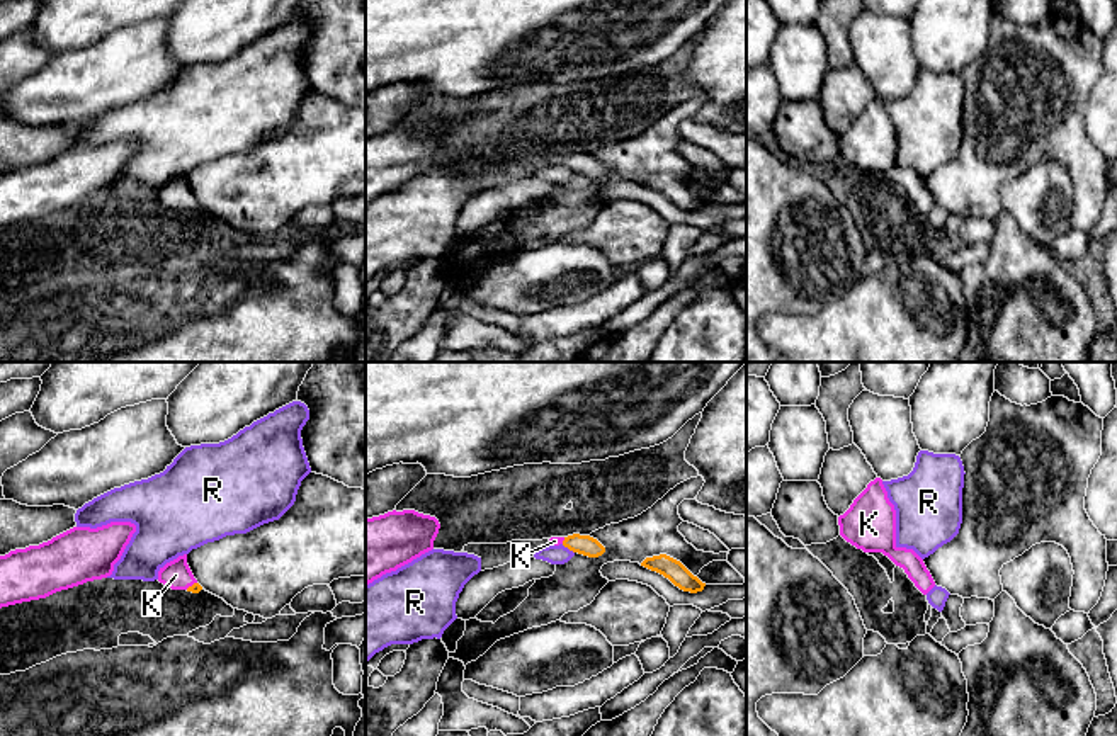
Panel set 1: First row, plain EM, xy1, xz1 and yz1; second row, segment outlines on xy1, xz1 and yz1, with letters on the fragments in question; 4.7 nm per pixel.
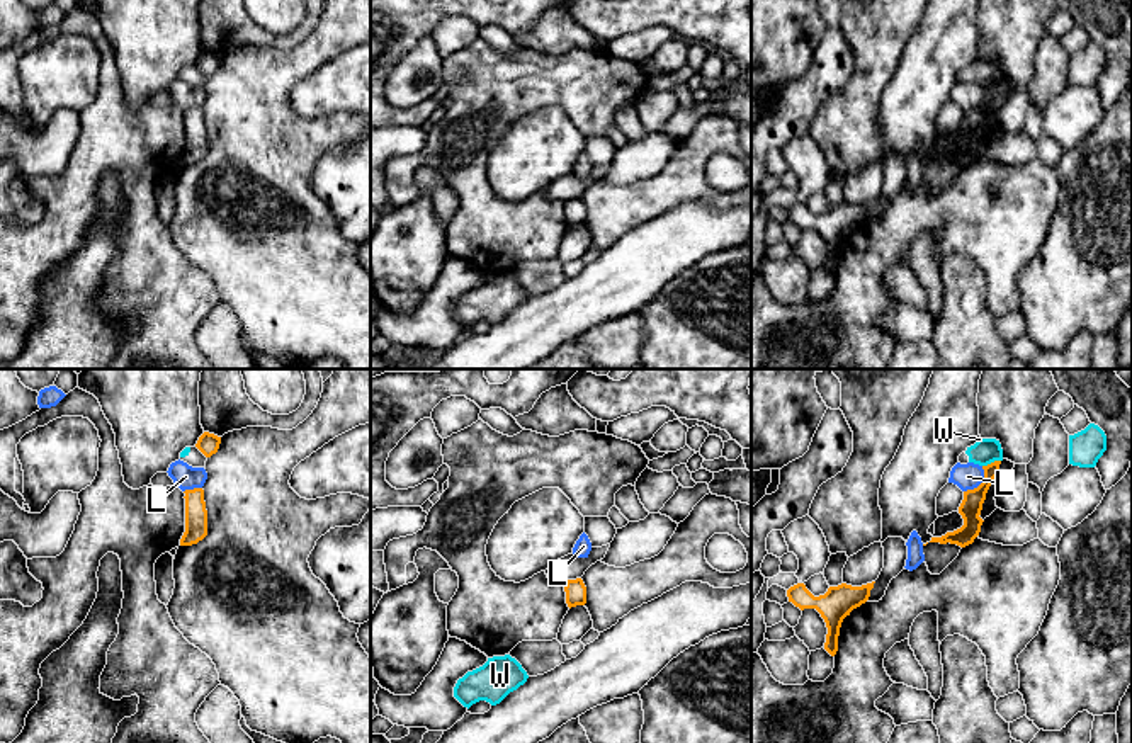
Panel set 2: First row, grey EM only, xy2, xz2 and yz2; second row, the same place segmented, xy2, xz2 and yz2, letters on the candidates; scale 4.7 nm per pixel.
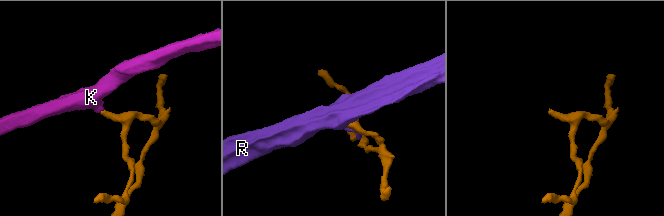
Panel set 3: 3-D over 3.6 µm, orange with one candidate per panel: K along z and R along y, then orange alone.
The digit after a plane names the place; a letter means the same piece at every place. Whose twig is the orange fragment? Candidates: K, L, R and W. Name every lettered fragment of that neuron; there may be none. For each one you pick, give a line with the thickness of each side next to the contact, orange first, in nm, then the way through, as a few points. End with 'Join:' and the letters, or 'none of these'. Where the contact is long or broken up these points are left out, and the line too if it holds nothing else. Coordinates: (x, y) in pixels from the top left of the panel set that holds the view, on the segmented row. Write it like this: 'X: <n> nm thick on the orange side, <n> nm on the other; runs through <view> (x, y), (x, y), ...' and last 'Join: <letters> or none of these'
K: 50 nm thick on the orange side, 140 nm on the other; runs through xy1 (196, 587), (192, 585), (175, 575)
Join: K

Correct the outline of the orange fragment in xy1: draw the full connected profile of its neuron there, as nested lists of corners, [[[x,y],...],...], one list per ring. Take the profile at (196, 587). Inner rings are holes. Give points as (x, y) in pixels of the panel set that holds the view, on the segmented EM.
[[[187,554],[179,556],[160,568],[158,581],[172,590],[187,590],[192,593],[199,593],[202,590],[187,564]]]

